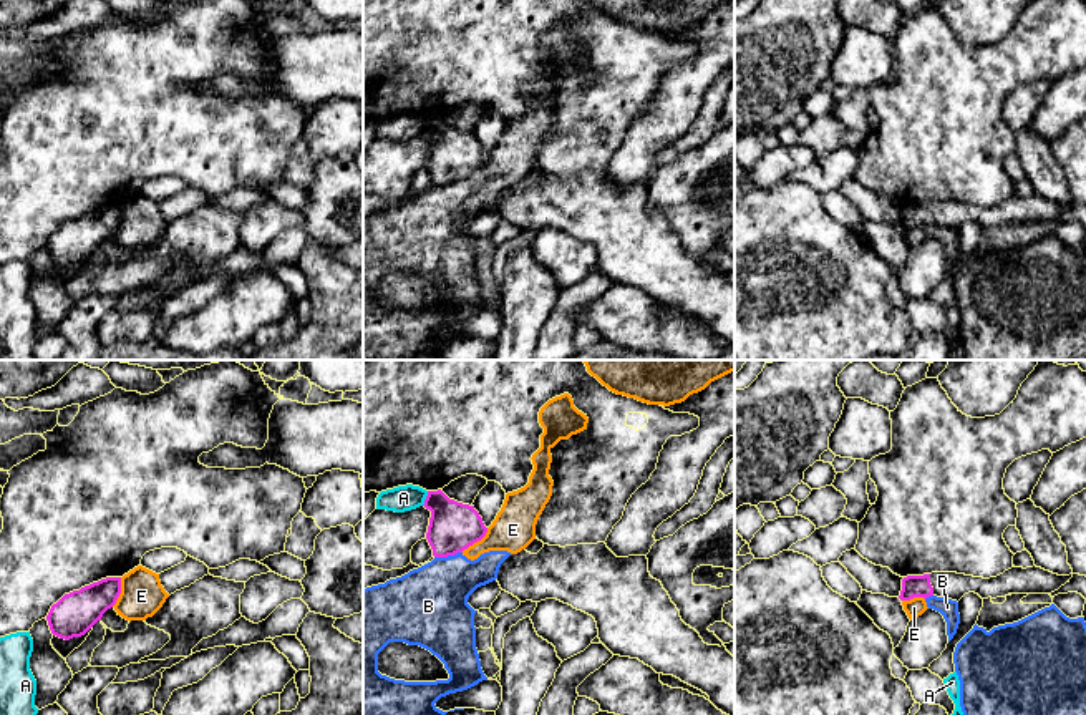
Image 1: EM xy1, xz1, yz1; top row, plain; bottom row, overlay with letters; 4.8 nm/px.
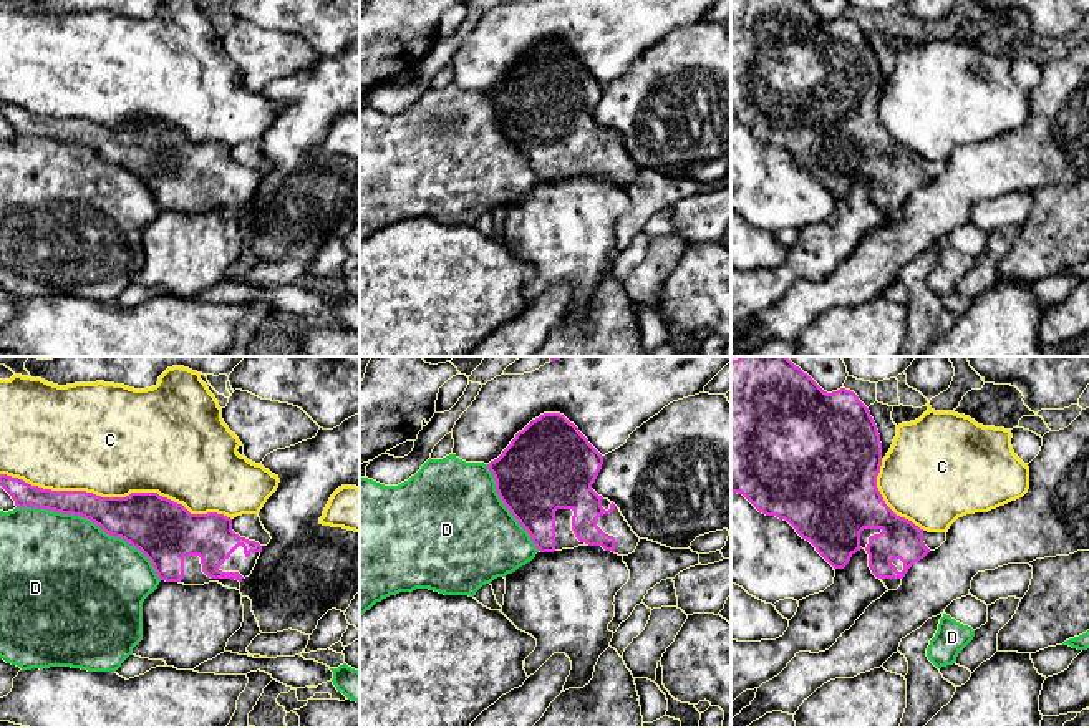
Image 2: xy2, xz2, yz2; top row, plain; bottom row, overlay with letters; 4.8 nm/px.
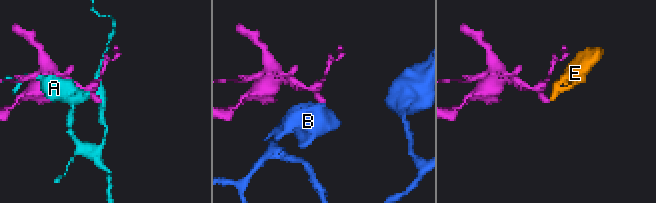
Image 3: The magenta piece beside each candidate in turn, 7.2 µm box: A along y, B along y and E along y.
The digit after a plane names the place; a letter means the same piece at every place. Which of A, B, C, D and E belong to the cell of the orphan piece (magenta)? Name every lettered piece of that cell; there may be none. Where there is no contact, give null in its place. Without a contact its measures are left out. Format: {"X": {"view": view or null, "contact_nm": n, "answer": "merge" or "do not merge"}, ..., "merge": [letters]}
{"A": {"view": "xz1", "contact_nm": 80, "answer": "do not merge"}, "B": {"view": "xz1", "contact_nm": 140, "answer": "do not merge"}, "C": {"view": "xy2", "contact_nm": 1150, "answer": "do not merge"}, "D": {"view": "xy2", "contact_nm": 800, "answer": "do not merge"}, "E": {"view": "xz1", "contact_nm": 180, "answer": "do not merge"}, "merge": []}

